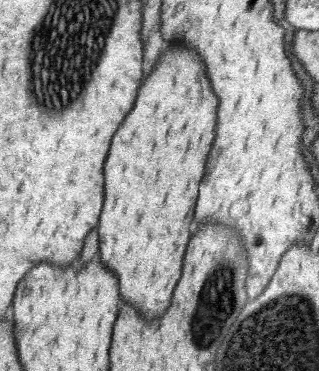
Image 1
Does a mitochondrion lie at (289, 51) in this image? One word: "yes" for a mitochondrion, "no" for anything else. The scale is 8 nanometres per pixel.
no

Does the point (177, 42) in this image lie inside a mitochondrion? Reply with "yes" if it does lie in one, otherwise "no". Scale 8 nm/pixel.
no

